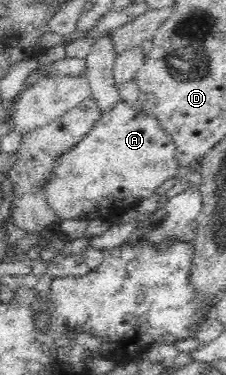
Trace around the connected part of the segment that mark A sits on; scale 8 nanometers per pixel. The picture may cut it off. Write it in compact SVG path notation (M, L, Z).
M119 101L116 106L101 113L92 130L72 150L58 158L53 177L43 186L45 199L57 214L56 224L70 218L84 218L88 222L96 219L116 220L145 198L150 198L166 180L176 176L179 167L176 152L174 139L164 133L156 117L144 113L138 106Z

